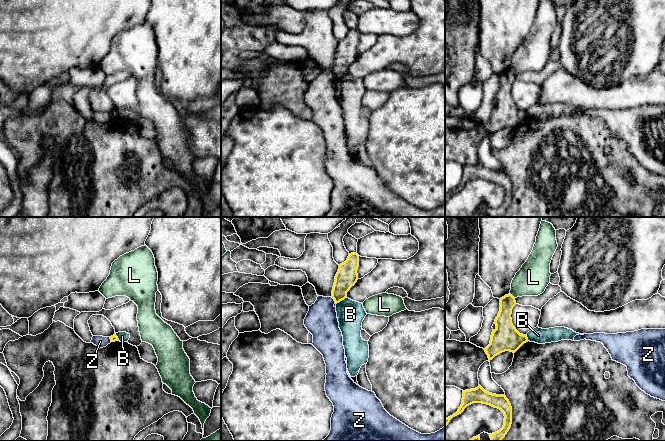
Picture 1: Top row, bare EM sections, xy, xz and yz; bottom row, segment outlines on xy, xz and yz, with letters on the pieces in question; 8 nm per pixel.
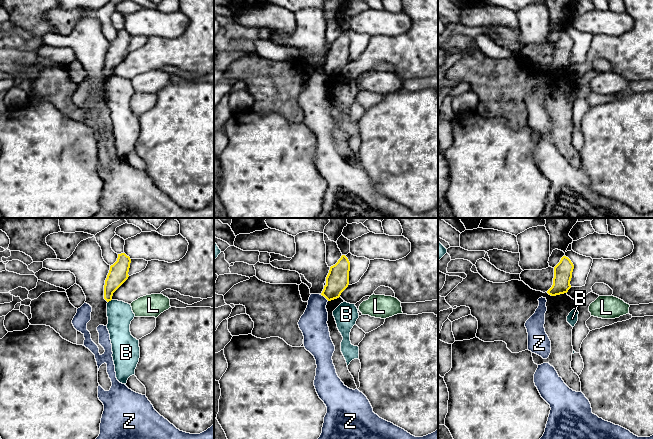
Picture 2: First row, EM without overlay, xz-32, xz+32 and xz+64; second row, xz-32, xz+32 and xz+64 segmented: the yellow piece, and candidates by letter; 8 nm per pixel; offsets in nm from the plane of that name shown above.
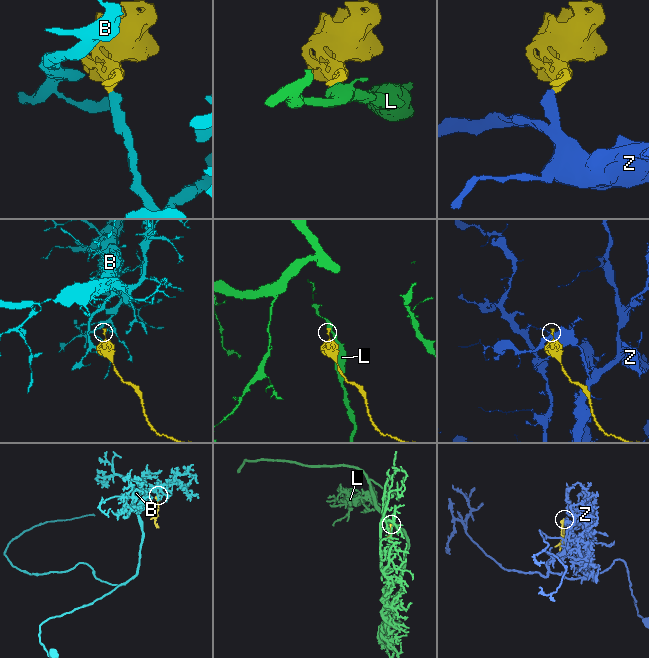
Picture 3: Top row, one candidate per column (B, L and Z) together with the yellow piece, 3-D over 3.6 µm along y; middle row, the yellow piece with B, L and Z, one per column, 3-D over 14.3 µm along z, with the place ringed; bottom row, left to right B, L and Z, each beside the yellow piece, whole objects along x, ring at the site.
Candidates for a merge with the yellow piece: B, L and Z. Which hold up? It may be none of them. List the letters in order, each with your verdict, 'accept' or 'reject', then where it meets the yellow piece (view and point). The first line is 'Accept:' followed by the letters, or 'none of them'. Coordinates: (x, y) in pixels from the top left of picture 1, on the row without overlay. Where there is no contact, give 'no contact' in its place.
Accept: none of them
B: reject; meets yellow in xz at (341, 76)
L: reject; meets yellow in yz at (512, 72)
Z: reject; meets yellow in xz at (334, 76)

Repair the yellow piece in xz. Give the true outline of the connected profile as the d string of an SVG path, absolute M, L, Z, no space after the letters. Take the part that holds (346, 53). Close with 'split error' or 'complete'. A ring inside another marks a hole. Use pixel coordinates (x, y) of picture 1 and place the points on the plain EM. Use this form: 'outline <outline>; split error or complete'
outline M357 29L349 30L347 36L339 41L332 66L332 74L336 80L347 74L347 68L357 58L358 43L359 31Z; complete

